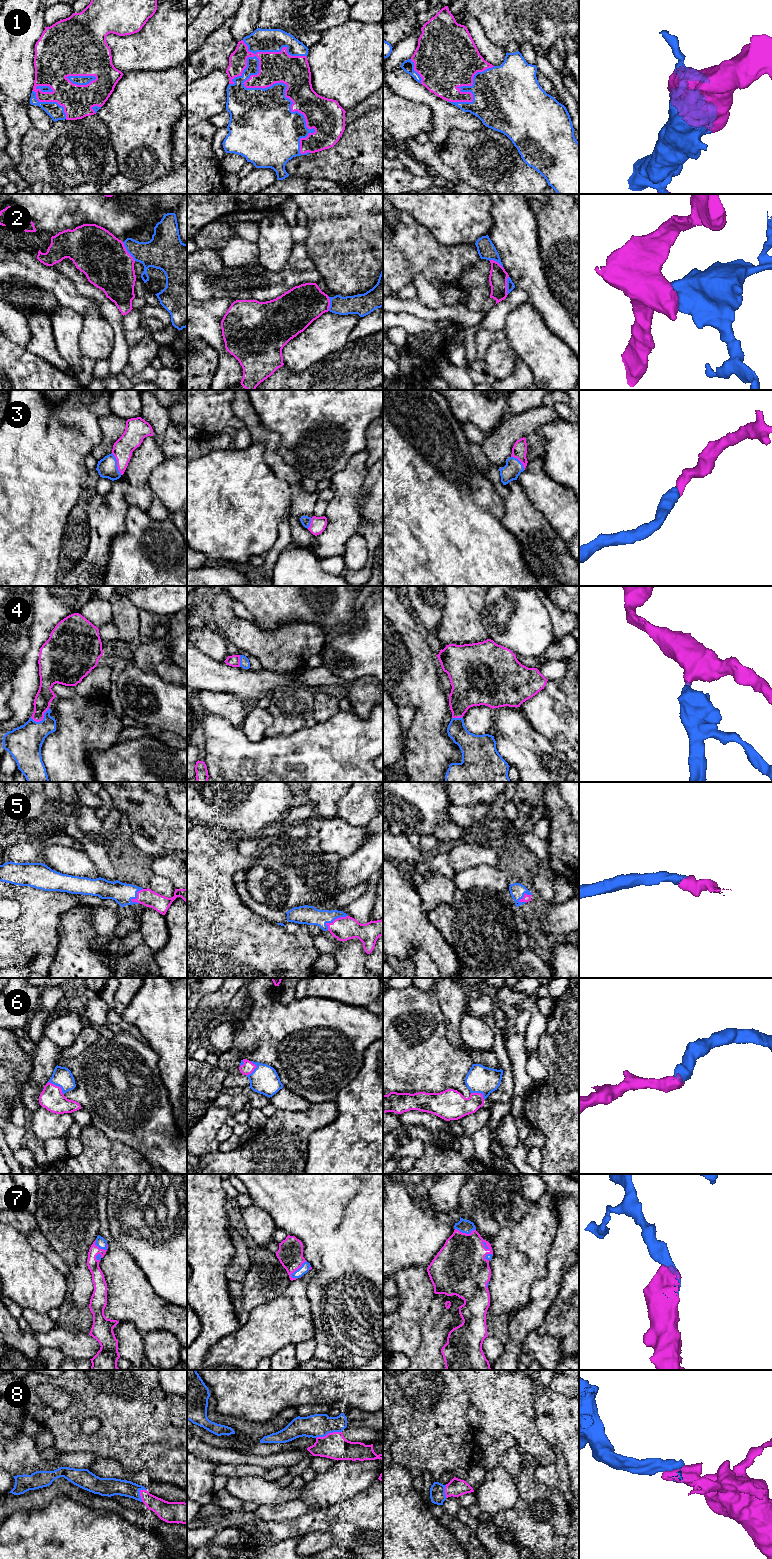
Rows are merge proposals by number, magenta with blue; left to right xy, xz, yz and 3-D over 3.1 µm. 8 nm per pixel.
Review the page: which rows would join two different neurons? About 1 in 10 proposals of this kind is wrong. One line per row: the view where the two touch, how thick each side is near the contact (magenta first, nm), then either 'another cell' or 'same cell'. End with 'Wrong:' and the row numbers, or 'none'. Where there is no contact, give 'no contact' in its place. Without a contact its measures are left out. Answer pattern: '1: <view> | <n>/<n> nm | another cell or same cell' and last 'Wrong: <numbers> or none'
1: xz | 260/360 nm | same cell
2: xy | 400/240 nm | another cell
3: xy | 160/160 nm | same cell
4: xy | 140/280 nm | same cell
5: xz | 190/150 nm | same cell
6: xy | 190/160 nm | same cell
7: xz | 200/70 nm | same cell
8: xz | 200/190 nm | same cell
Wrong: 2

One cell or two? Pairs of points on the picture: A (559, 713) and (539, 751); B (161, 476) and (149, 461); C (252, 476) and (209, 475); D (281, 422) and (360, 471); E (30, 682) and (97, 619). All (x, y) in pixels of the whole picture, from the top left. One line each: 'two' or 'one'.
A: two
B: two
C: one
D: two
E: two

